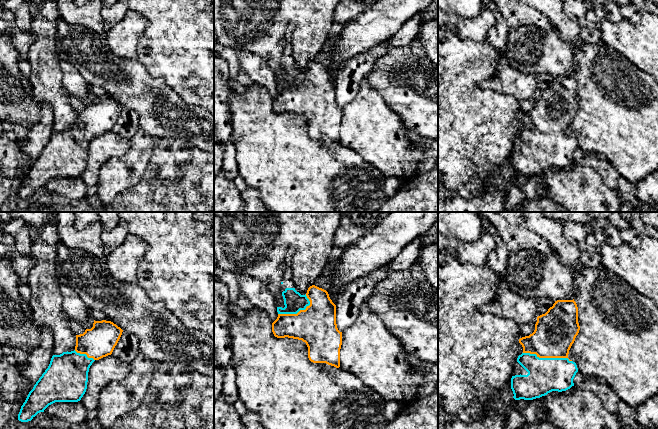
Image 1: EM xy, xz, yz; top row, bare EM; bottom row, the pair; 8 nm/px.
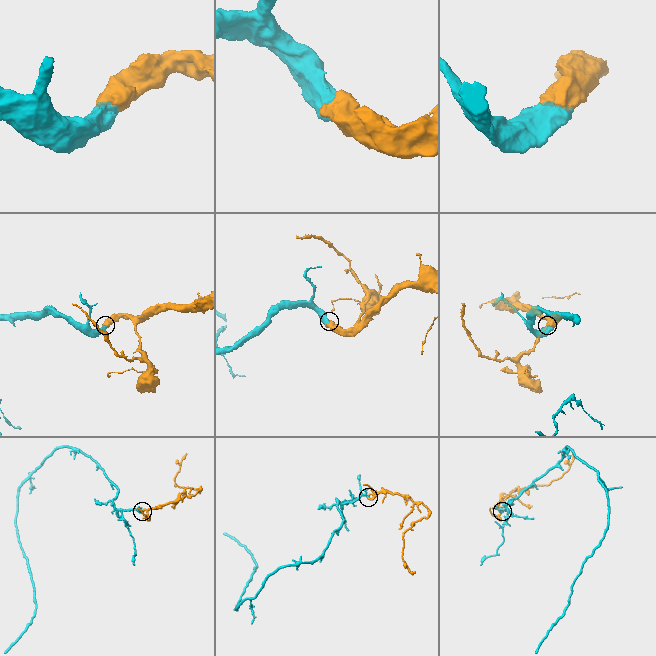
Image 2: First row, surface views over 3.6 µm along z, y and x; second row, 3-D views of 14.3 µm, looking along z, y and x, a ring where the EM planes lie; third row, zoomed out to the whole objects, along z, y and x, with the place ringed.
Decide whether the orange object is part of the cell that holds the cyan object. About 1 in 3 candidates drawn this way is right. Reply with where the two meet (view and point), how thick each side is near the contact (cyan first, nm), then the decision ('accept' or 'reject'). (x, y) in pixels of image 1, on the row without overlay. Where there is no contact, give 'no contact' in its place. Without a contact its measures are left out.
yz (547, 134) | 280/340 nm | accept

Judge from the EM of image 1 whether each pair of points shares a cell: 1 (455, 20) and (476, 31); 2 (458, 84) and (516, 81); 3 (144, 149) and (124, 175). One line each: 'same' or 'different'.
1: same
2: different
3: same

